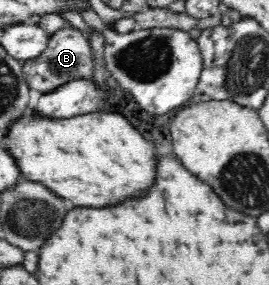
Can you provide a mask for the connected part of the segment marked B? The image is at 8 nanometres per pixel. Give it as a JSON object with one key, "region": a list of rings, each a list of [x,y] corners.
{"region":[[[74,27],[62,28],[54,36],[49,38],[46,50],[36,58],[23,61],[26,81],[32,90],[38,90],[42,94],[56,91],[58,87],[76,82],[76,80],[87,83],[92,82],[94,77],[94,56],[90,40],[85,32]]]}

